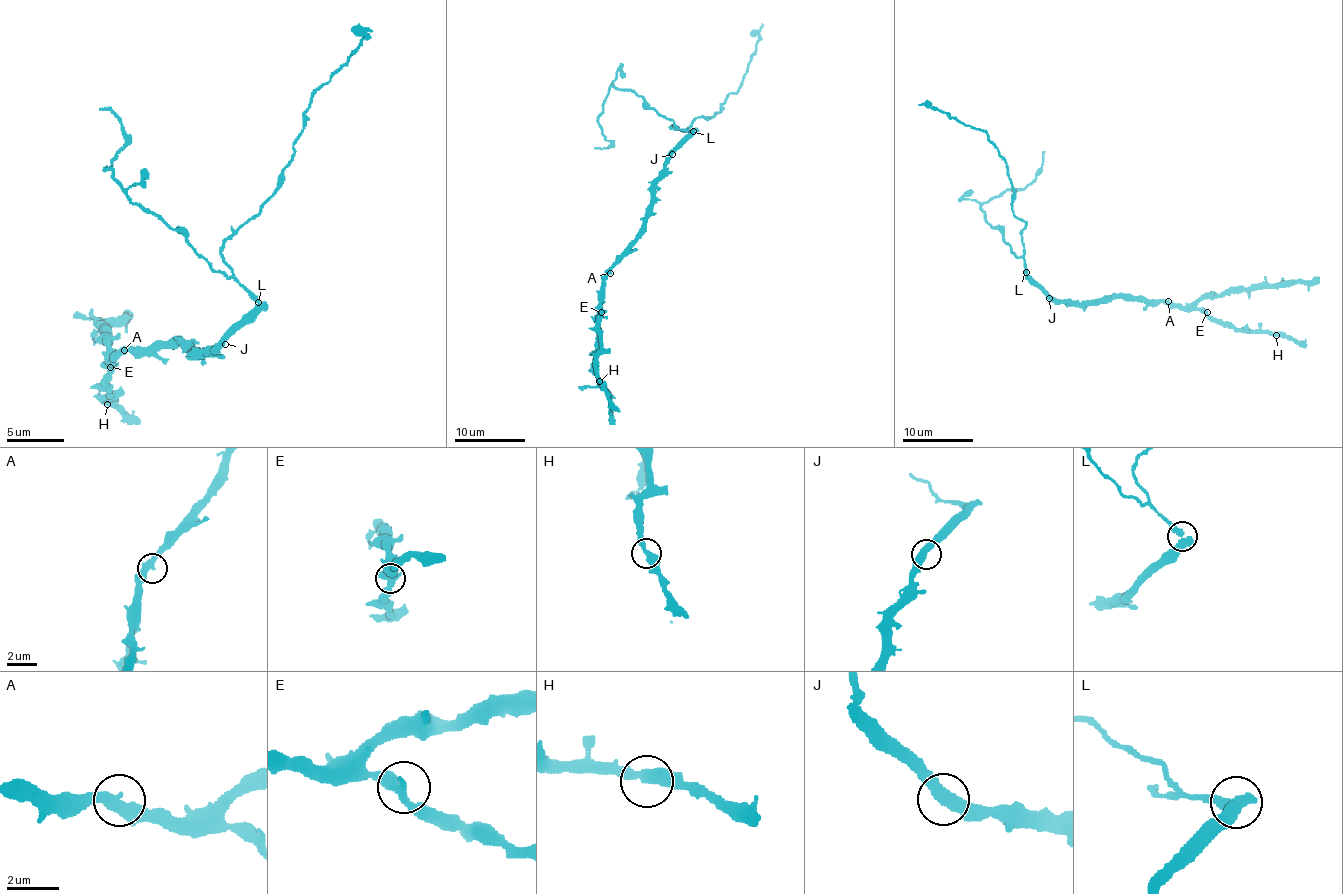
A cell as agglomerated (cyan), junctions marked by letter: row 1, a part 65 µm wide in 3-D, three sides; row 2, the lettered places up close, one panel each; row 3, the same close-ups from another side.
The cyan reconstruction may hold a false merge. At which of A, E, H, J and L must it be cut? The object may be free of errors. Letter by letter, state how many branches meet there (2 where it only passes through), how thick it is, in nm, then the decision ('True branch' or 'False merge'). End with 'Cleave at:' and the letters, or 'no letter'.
A: Branches: 2. Thickness 440 nm. True branch
E: Branches: 2. Thickness 440 nm. True branch
H: Branches: 2. Thickness 420 nm. True branch
J: Branches: 2. Thickness 440 nm. True branch
L: Branches: 2. Thickness 440 nm. False merge
Cleave at: L

